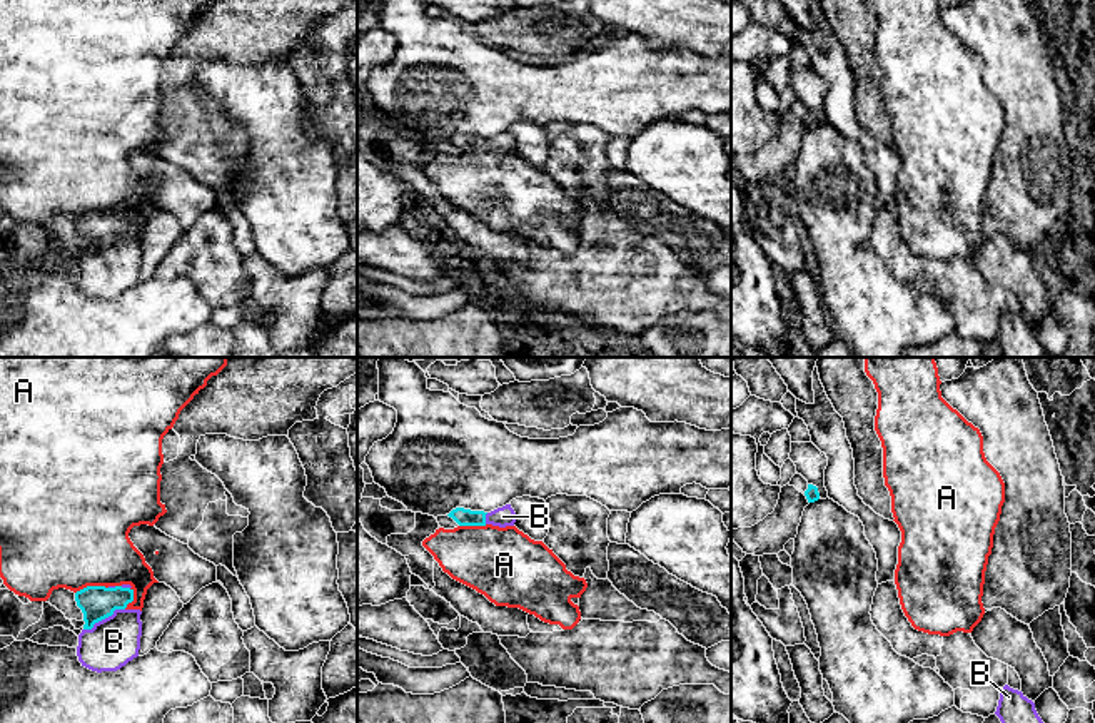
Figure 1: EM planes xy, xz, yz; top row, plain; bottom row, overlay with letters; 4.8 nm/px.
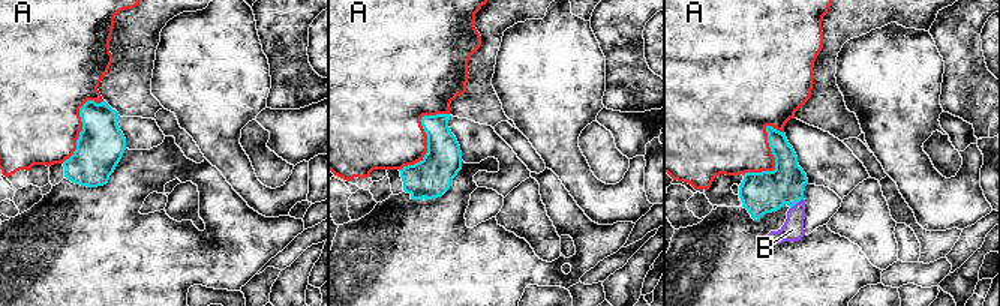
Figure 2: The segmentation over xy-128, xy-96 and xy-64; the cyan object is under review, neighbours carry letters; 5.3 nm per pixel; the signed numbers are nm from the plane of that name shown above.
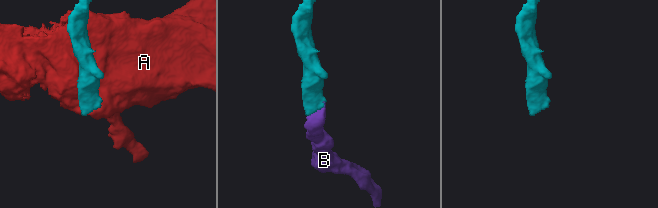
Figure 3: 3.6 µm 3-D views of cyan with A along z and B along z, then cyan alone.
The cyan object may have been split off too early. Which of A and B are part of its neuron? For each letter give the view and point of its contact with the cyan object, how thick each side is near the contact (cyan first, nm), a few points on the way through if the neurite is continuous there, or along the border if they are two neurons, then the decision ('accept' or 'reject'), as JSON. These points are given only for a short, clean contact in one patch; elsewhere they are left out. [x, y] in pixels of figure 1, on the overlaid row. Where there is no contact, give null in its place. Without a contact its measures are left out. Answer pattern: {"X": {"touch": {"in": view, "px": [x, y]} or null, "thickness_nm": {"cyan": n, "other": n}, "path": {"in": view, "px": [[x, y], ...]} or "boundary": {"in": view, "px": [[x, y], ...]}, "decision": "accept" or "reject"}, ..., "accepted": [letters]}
{"A": {"touch": {"in": "xy", "px": [90, 586]}, "thickness_nm": {"cyan": 160, "other": 480}, "decision": "reject"}, "B": {"touch": {"in": "xy", "px": [104, 618]}, "thickness_nm": {"cyan": 160, "other": 240}, "path": {"in": "xy", "px": [[97, 603], [104, 610], [104, 618], [114, 642]]}, "decision": "accept"}, "accepted": ["B"]}

